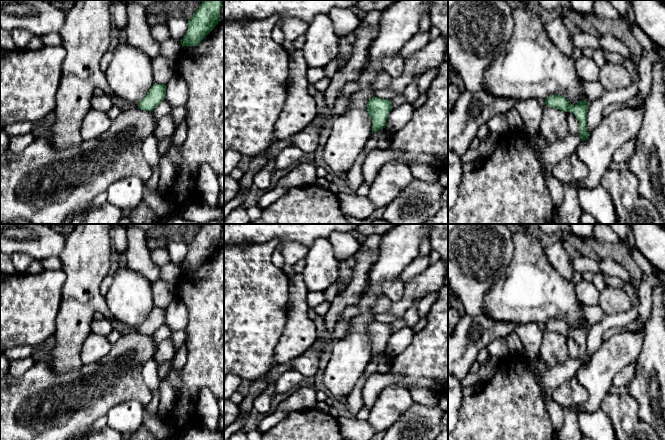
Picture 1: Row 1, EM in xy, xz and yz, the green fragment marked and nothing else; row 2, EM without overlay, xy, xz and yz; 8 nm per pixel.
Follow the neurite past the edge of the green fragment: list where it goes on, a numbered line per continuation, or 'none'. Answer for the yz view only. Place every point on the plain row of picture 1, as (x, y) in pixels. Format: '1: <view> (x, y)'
none

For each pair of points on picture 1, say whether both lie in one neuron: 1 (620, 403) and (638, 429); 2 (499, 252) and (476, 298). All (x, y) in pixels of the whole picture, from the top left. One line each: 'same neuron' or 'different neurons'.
1: same neuron
2: same neuron

